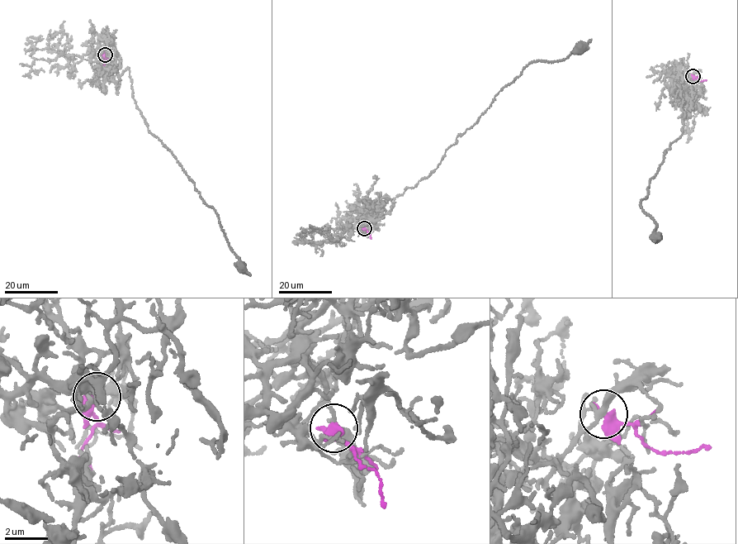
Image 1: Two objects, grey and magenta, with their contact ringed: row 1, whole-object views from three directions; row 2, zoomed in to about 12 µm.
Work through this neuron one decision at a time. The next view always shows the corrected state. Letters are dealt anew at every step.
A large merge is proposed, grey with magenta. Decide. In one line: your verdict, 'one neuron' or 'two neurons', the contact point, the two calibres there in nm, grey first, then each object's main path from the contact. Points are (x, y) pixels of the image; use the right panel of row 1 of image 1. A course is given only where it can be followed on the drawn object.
two neurons; at (693, 76); 280 nm thick on the grey side, 440 nm on the other; grey runs (692, 76), (680, 81), (682, 97), (675, 96), (679, 85), (682, 136), (665, 150), (641, 204), (656, 236); magenta runs (693, 76), (699, 80), (706, 79)

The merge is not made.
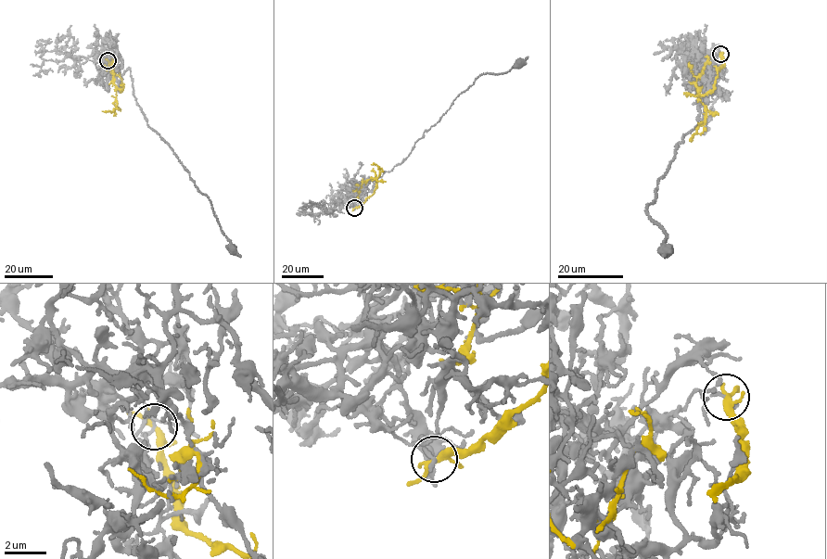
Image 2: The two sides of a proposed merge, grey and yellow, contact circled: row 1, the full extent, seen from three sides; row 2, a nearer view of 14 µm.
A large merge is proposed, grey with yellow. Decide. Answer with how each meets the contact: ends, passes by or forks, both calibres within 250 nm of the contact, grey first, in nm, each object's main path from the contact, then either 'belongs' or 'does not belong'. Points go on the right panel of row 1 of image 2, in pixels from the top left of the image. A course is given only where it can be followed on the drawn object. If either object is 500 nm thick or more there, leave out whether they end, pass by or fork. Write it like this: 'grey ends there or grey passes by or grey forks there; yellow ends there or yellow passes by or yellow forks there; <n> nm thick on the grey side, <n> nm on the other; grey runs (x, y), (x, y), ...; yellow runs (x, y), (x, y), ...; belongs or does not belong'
grey passes by; yellow forks there; 130 nm thick on the grey side, 240 nm on the other; grey runs (720, 54), (695, 72), (693, 82), (693, 63), (701, 98), (697, 125), (677, 144), (647, 207), (667, 248); yellow runs (720, 54), (722, 67), (717, 69), (718, 76), (713, 90), (699, 96), (705, 106), (706, 118), (691, 141); does not belong

